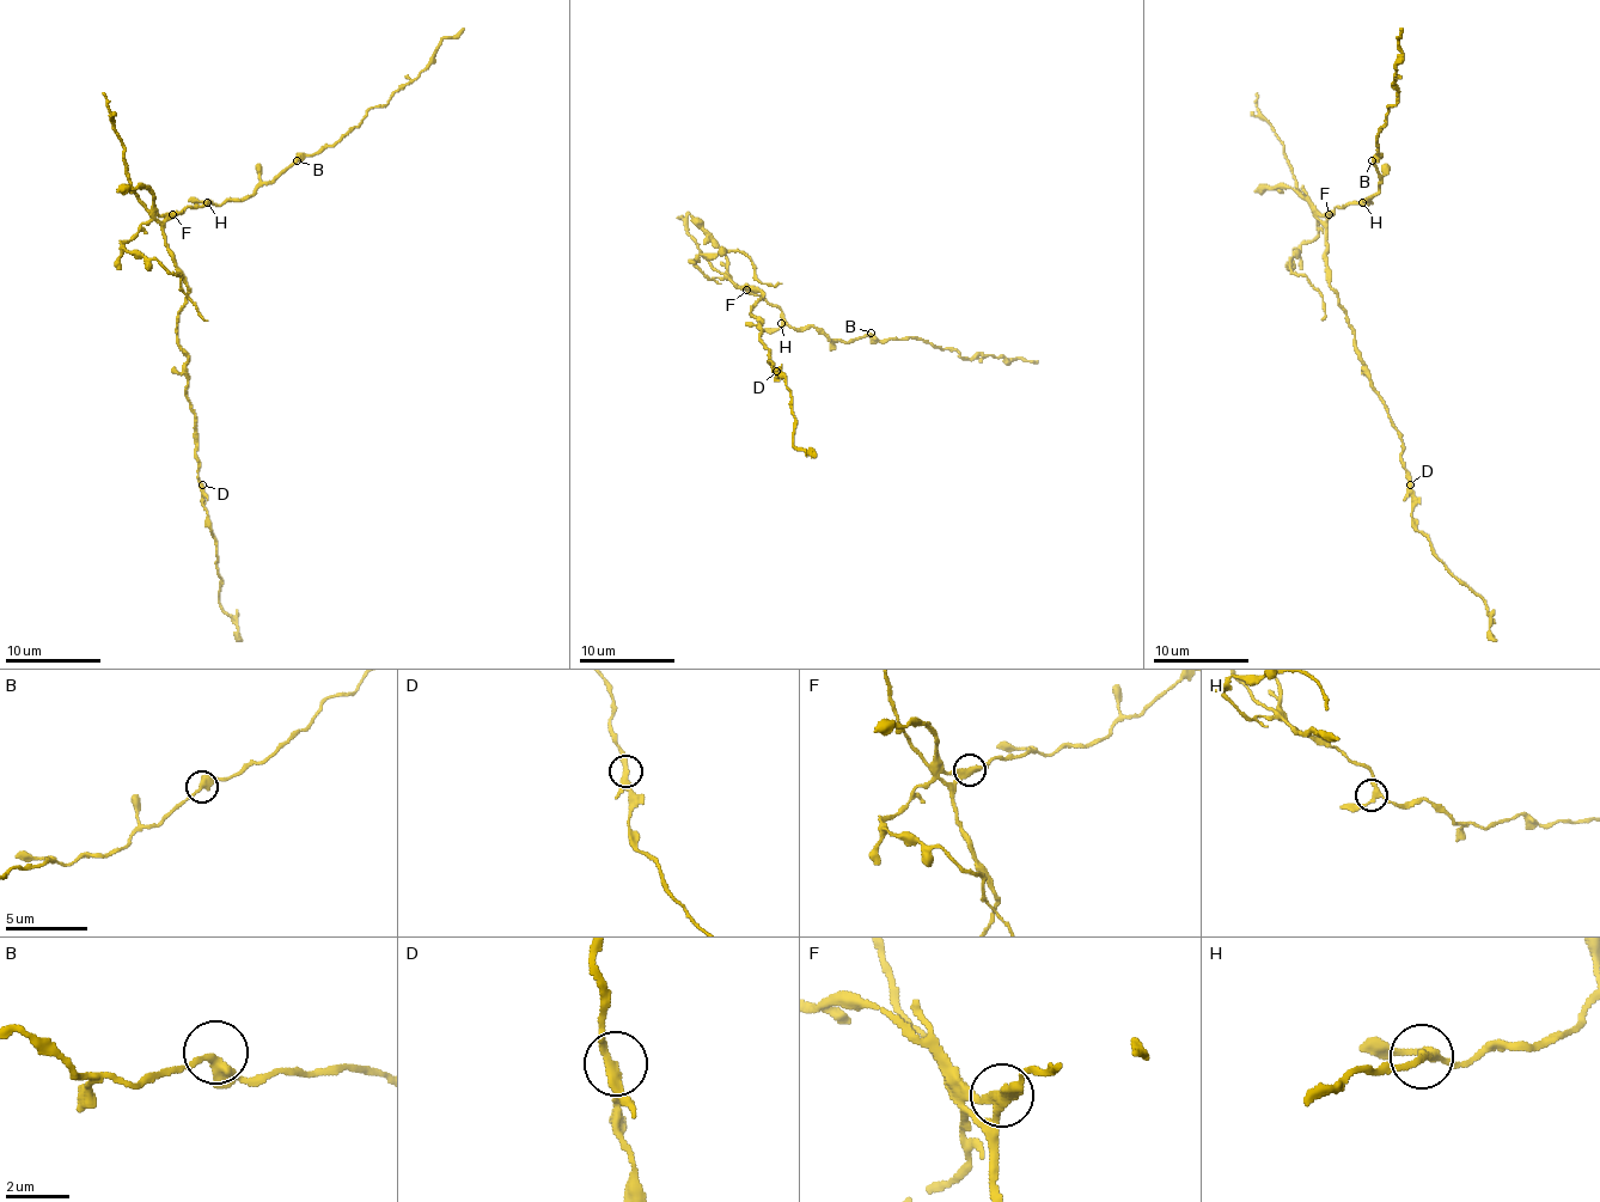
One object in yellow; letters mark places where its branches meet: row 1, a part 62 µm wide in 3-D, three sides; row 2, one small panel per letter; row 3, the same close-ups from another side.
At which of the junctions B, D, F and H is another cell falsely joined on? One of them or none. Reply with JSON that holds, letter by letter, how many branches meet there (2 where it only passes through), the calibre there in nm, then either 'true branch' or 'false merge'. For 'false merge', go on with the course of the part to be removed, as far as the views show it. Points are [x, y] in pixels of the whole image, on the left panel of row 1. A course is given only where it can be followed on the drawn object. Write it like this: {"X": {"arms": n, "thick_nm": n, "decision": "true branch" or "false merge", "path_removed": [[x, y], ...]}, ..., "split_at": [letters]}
{"B": {"arms": 3, "thick_nm": 280, "decision": "true branch"}, "D": {"arms": 3, "thick_nm": 240, "decision": "true branch"}, "F": {"arms": 3, "thick_nm": 240, "decision": "false merge", "path_removed": [[173, 214], [154, 214], [121, 243], [128, 250], [140, 250], [181, 279], [197, 312], [207, 319]]}, "H": {"arms": 3, "thick_nm": 240, "decision": "true branch"}, "split_at": ["F"]}

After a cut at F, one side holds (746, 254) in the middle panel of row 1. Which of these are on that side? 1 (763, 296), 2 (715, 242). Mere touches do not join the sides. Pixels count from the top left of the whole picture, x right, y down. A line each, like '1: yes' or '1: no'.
1: no
2: yes

